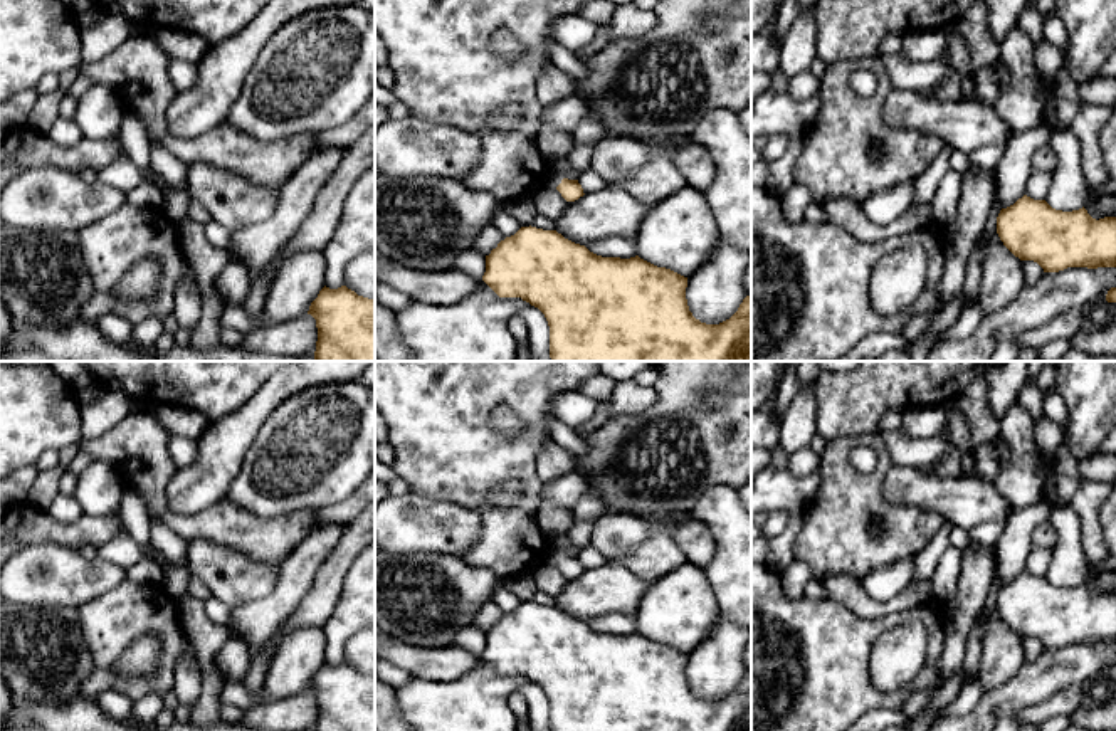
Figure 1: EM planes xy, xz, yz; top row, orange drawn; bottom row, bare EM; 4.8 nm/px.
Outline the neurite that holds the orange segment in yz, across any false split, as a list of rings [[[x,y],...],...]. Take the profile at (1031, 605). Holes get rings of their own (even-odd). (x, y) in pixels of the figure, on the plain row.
[[[1024,571],[1013,581],[1000,586],[997,610],[1015,634],[1037,639],[1044,649],[1059,649],[1067,644],[1116,644],[1116,593],[1096,597],[1084,583],[1062,588],[1052,585],[1045,576]]]

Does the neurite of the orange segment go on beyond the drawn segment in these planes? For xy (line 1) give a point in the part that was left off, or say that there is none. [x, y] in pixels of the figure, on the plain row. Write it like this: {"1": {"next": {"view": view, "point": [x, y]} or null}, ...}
{"1": {"next": null}}

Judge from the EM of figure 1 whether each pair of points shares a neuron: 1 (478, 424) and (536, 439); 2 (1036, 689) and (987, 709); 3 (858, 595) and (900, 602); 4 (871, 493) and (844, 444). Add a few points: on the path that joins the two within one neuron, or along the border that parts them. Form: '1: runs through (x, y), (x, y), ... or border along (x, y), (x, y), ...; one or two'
1: runs through (493, 439), (500, 446), (521, 446); one
2: runs through (1024, 689), (999, 703); one
3: runs through (868, 605), (889, 607); one
4: runs through (858, 483), (842, 468), (842, 457); one

